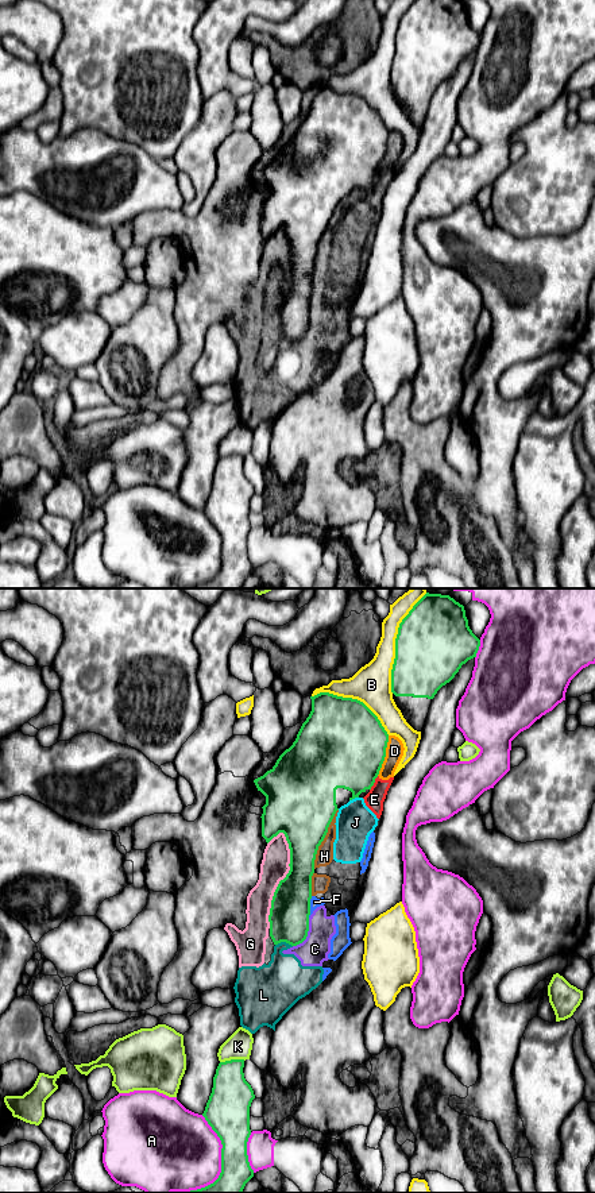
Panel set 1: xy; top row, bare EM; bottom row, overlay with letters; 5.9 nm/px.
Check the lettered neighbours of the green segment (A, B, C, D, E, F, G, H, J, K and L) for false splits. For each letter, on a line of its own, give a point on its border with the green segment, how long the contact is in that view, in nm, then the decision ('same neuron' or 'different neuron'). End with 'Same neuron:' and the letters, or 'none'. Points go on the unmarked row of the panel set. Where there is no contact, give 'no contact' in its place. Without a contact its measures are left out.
A: xy (221, 566) | 500 nm | different neuron
B: xy (395, 45) | 550 nm | different neuron
C: xy (306, 329) | 200 nm | different neuron
D: xy (385, 151) | 260 nm | different neuron
E: xy (374, 177) | 100 nm | different neuron
F: xy (309, 302) | 130 nm | different neuron
G: xy (281, 275) | 600 nm | different neuron
H: xy (324, 232) | 380 nm | different neuron
J: xy (354, 193) | 60 nm | different neuron
K: xy (232, 455) | 150 nm | different neuron
L: xy (284, 336) | 110 nm | different neuron
Same neuron: none

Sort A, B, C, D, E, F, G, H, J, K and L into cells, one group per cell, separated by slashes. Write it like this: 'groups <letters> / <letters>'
groups A / B / C D E F G H J L / K

